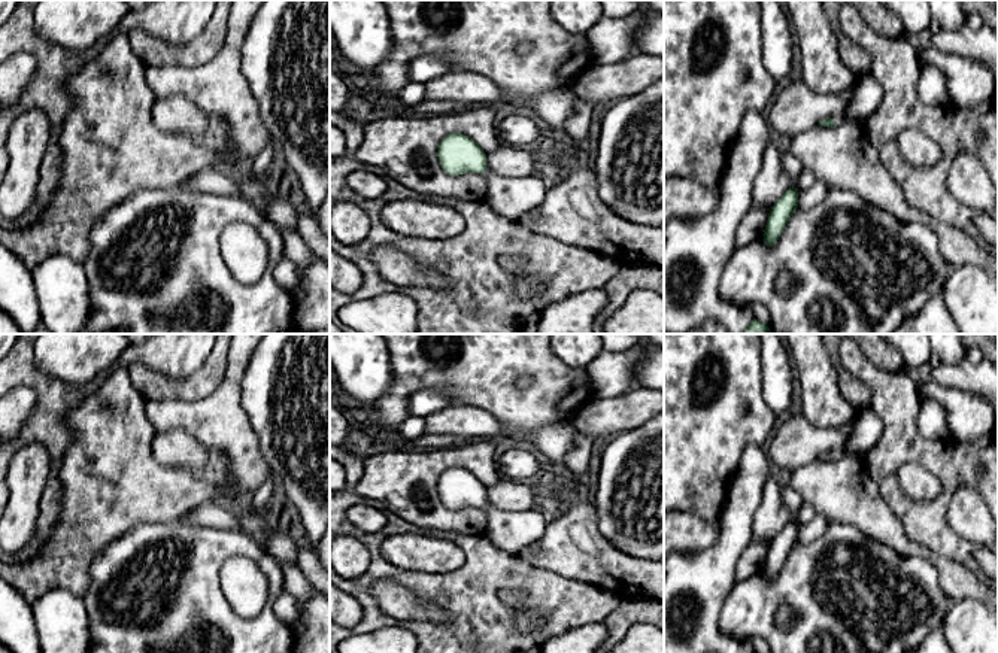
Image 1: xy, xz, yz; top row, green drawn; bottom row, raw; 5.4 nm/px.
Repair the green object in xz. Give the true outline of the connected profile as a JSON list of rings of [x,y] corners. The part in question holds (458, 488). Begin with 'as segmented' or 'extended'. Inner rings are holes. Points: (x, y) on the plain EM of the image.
as segmented; [[[462,467],[448,468],[439,479],[437,490],[442,502],[452,510],[486,505],[483,483]]]

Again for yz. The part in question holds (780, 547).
as segmented; [[[789,522],[782,532],[771,541],[767,553],[767,559],[764,564],[764,575],[768,580],[773,580],[785,561],[788,559],[792,547],[798,541],[798,523]]]

